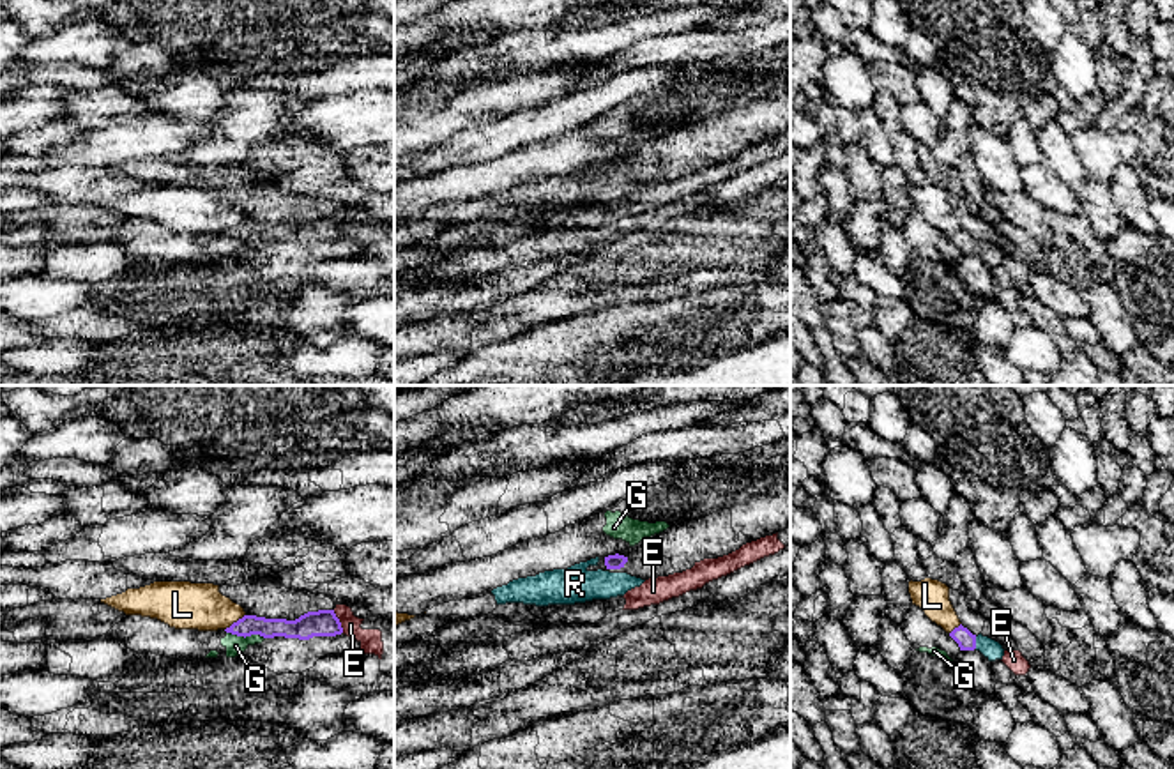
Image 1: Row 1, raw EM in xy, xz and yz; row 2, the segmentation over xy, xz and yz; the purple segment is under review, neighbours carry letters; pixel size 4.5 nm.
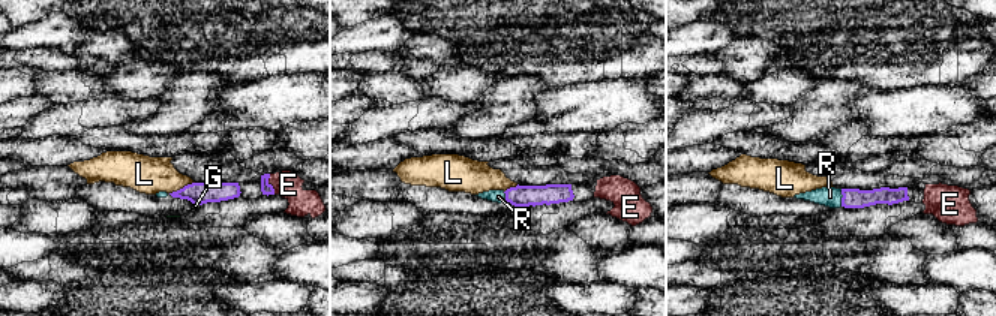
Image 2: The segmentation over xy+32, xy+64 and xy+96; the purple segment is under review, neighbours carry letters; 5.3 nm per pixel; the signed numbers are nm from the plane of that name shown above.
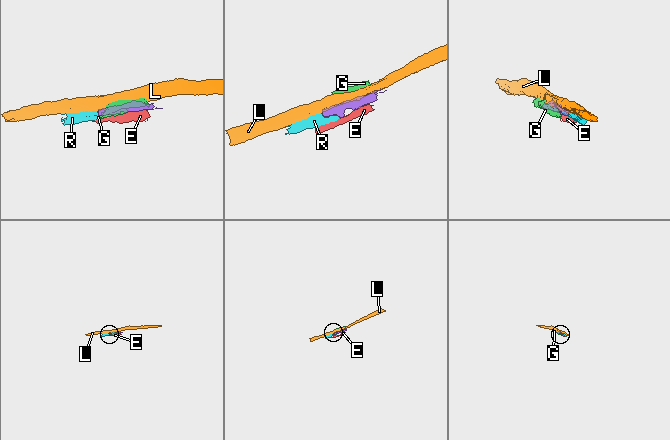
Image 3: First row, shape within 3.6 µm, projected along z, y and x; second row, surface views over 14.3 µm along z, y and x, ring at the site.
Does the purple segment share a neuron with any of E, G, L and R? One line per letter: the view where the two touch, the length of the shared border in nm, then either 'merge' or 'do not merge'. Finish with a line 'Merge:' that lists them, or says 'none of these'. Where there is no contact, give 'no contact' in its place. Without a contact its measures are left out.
E: meets purple in xy; contact 120 nm long; do not merge
G: meets purple in xy; contact 180 nm long; do not merge
L: meets purple in xy; contact 120 nm long; do not merge
R: meets purple in yz; contact 60 nm long; merge
Merge: R

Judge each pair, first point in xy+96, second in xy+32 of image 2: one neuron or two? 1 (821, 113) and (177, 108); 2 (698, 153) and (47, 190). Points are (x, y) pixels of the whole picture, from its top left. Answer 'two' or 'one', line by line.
1: one
2: two

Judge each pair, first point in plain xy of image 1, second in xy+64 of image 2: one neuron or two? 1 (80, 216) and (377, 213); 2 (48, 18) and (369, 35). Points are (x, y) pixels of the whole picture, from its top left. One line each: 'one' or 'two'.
1: two
2: two

